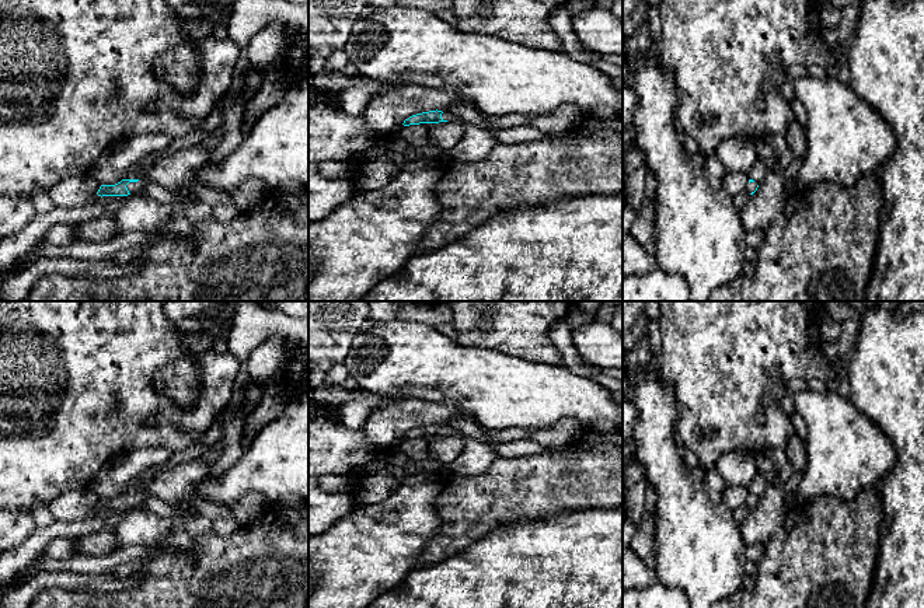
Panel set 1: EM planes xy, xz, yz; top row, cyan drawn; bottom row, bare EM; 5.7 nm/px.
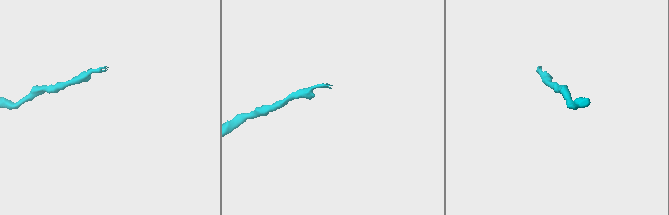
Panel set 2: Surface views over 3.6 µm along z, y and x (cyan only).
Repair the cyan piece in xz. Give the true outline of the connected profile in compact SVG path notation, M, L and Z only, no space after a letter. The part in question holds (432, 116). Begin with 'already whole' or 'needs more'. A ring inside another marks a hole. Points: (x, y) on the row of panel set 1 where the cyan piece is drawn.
needs more | M436 109L436 111L412 115L408 119L405 119L402 125L409 126L409 125L419 125L419 123L439 123L447 120L461 120L461 119L447 111L442 112Z

